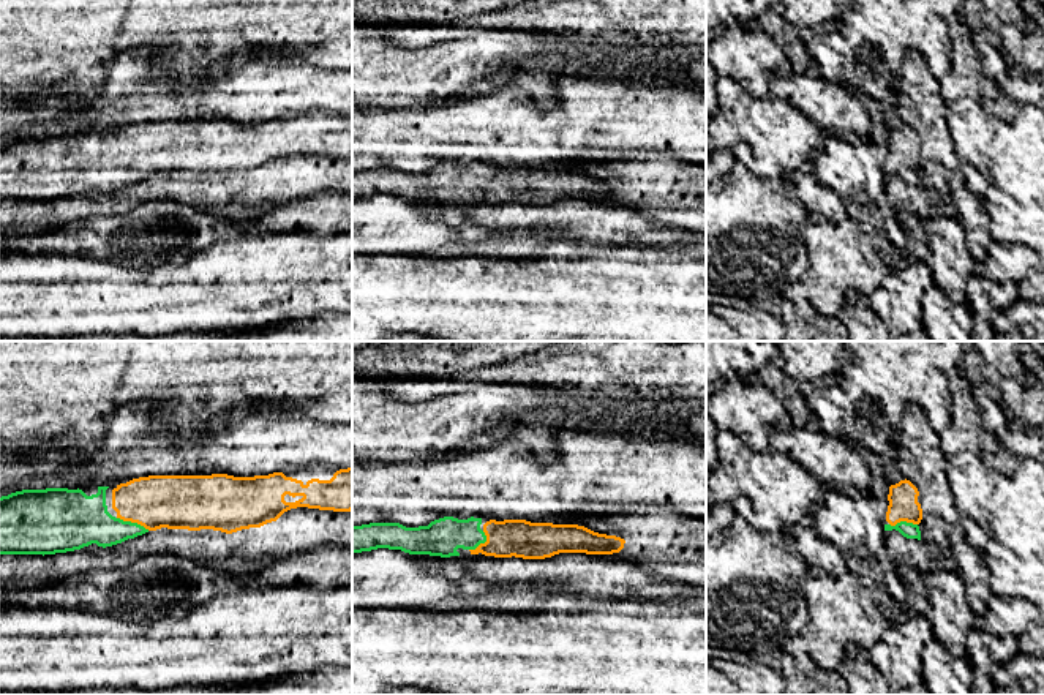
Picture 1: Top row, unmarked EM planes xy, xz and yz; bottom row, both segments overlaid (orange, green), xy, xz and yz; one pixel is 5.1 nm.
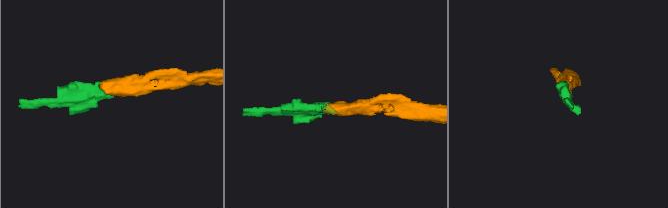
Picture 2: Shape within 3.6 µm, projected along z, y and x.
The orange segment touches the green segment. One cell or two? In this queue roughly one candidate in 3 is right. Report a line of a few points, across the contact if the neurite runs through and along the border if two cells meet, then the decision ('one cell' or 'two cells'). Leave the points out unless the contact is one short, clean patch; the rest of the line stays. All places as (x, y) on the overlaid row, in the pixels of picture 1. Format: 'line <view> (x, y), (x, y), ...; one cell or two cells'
line xy (157, 501), (133, 522), (92, 523), (84, 520); one cell

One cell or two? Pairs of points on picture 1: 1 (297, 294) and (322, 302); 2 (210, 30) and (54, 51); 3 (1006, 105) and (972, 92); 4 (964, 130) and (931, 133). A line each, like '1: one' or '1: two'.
1: one
2: one
3: one
4: two

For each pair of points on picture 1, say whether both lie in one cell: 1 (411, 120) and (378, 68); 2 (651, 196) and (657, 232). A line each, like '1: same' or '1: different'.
1: different
2: different

